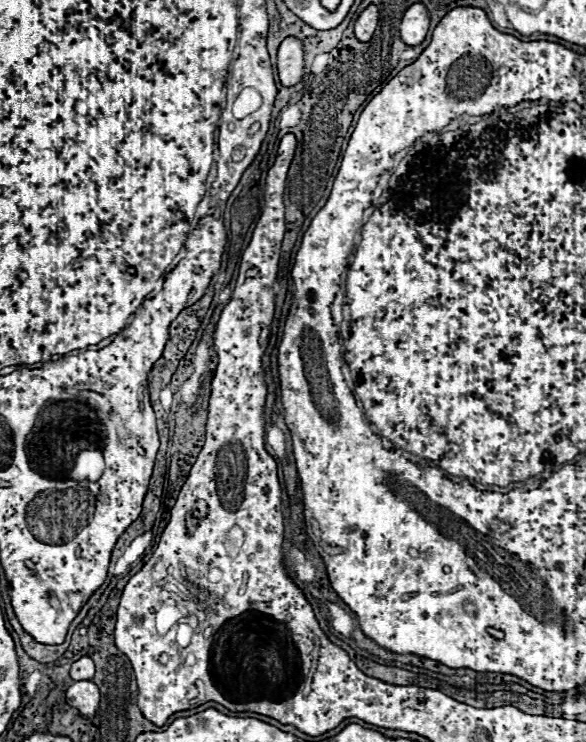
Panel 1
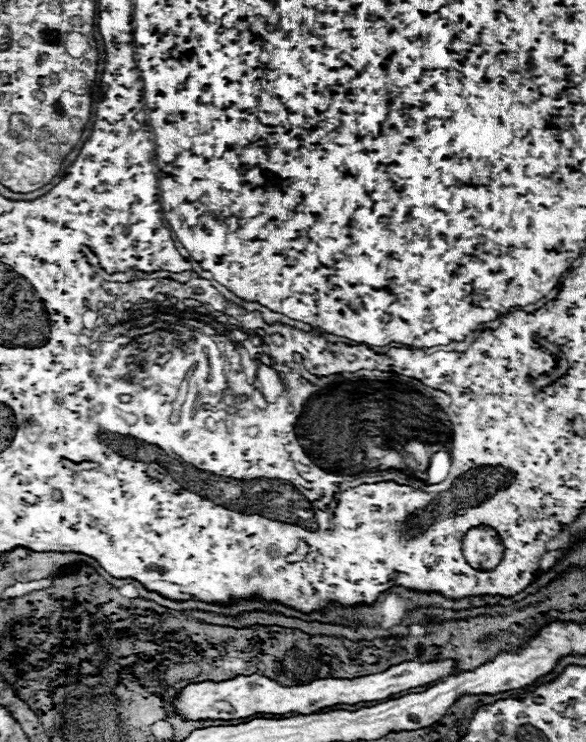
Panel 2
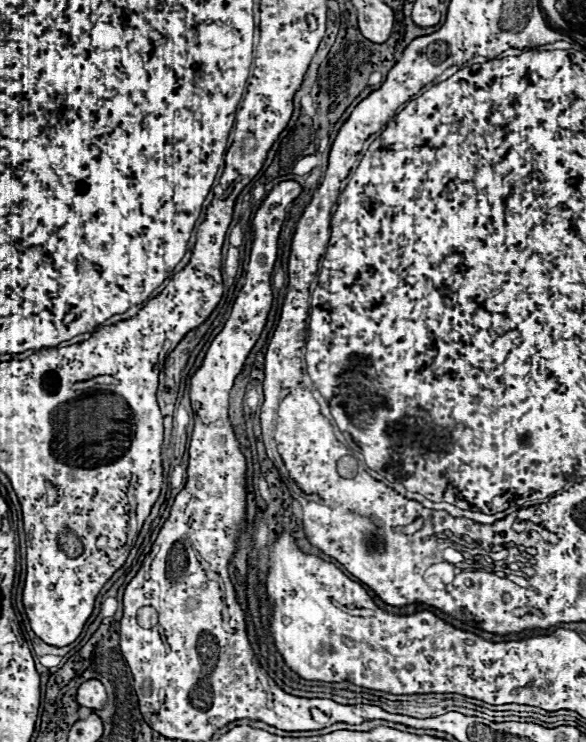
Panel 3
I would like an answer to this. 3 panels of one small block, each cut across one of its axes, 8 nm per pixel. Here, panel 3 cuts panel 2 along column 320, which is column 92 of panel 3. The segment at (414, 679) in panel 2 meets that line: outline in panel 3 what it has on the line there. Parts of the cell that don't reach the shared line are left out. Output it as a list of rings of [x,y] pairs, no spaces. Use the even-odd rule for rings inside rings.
[[[88,680],[88,682],[84,682],[84,684],[78,688],[76,700],[78,700],[80,706],[98,710],[98,708],[102,708],[104,702],[106,702],[106,690],[104,690],[104,686],[102,686],[100,680]]]

